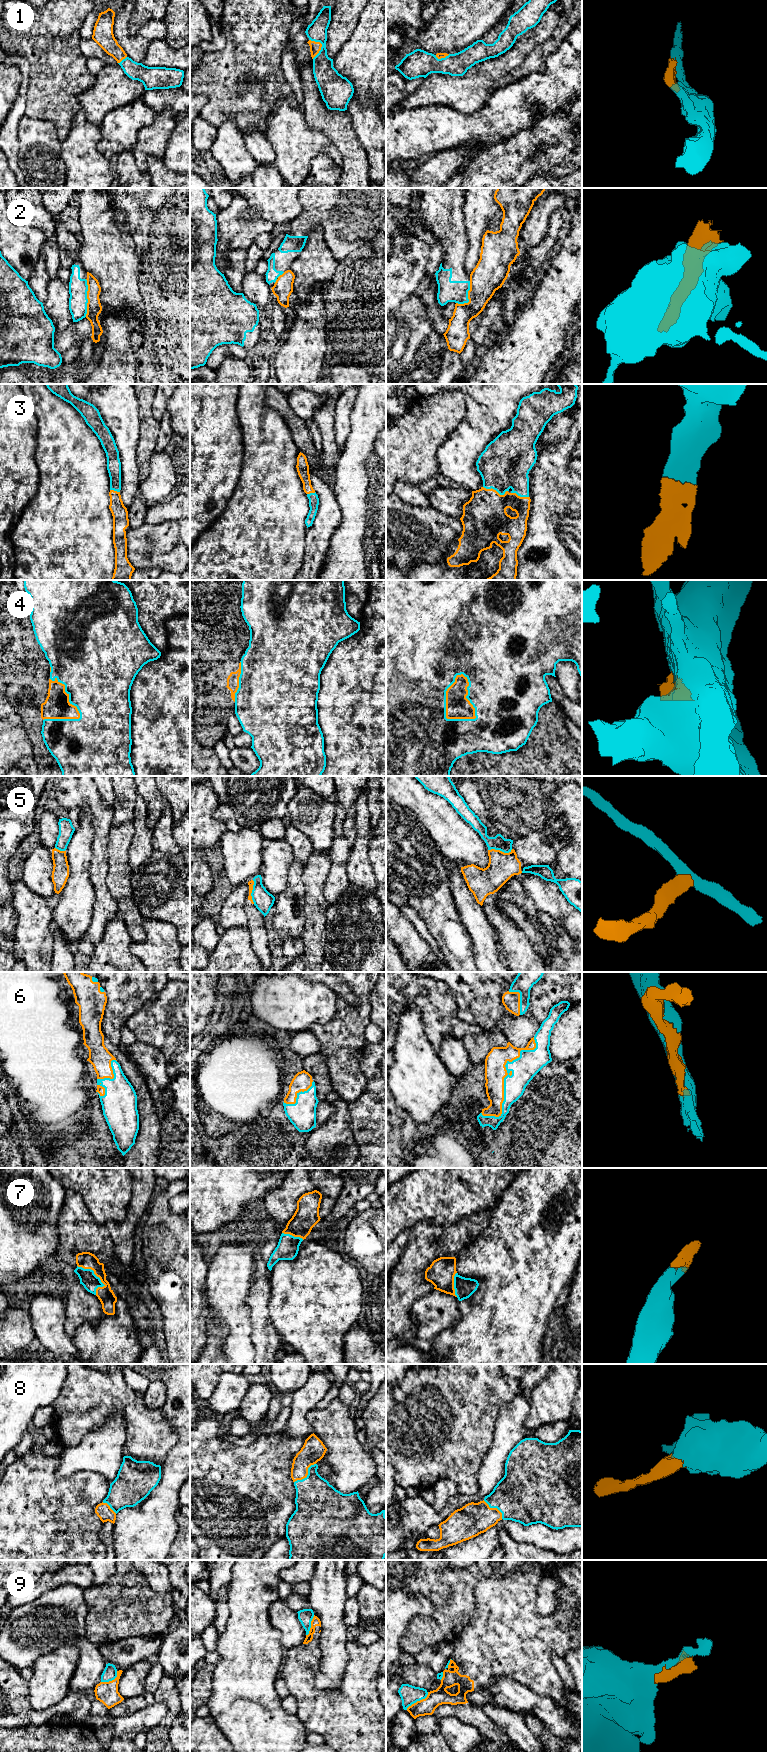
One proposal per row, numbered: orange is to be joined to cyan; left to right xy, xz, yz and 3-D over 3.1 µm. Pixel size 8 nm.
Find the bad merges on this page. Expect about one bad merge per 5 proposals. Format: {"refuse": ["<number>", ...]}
{"refuse": ["2", "4", "5", "9"]}

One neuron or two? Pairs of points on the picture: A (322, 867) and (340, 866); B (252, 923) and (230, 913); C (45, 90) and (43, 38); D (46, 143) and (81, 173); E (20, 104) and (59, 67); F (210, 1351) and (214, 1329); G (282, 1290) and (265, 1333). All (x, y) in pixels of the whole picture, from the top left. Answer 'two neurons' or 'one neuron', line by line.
A: two neurons
B: two neurons
C: one neuron
D: two neurons
E: two neurons
F: one neuron
G: two neurons

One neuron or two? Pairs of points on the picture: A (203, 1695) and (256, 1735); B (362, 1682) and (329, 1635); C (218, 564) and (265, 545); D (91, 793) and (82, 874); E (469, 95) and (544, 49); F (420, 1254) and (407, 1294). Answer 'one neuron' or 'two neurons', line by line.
A: two neurons
B: two neurons
C: one neuron
D: two neurons
E: two neurons
F: one neuron

